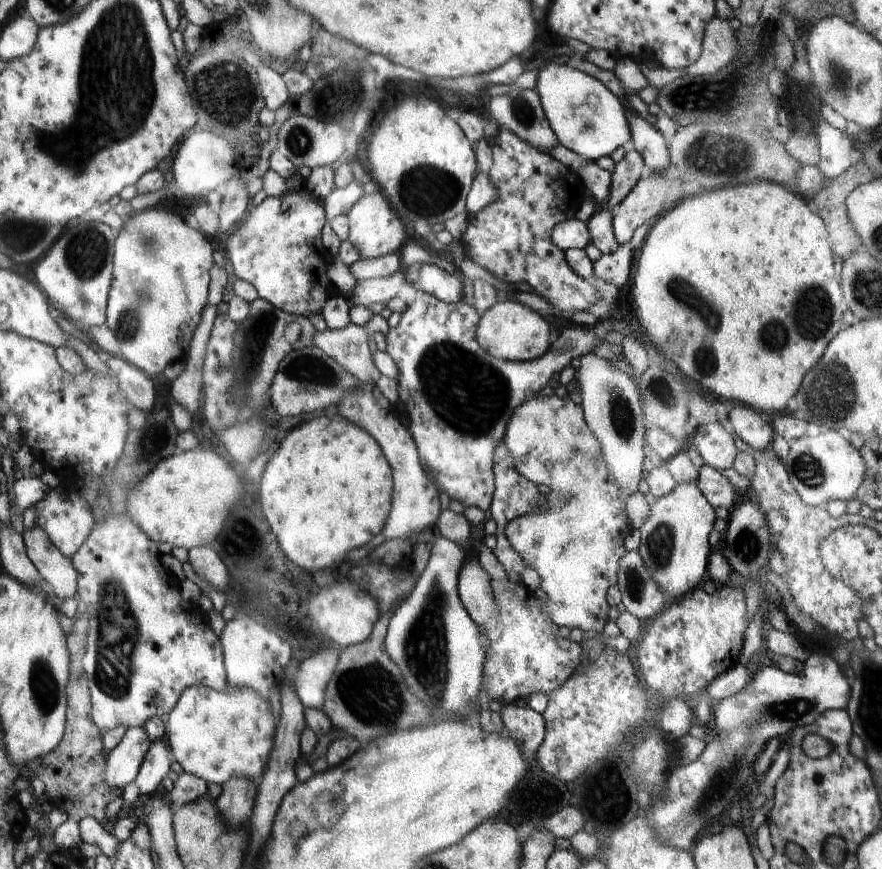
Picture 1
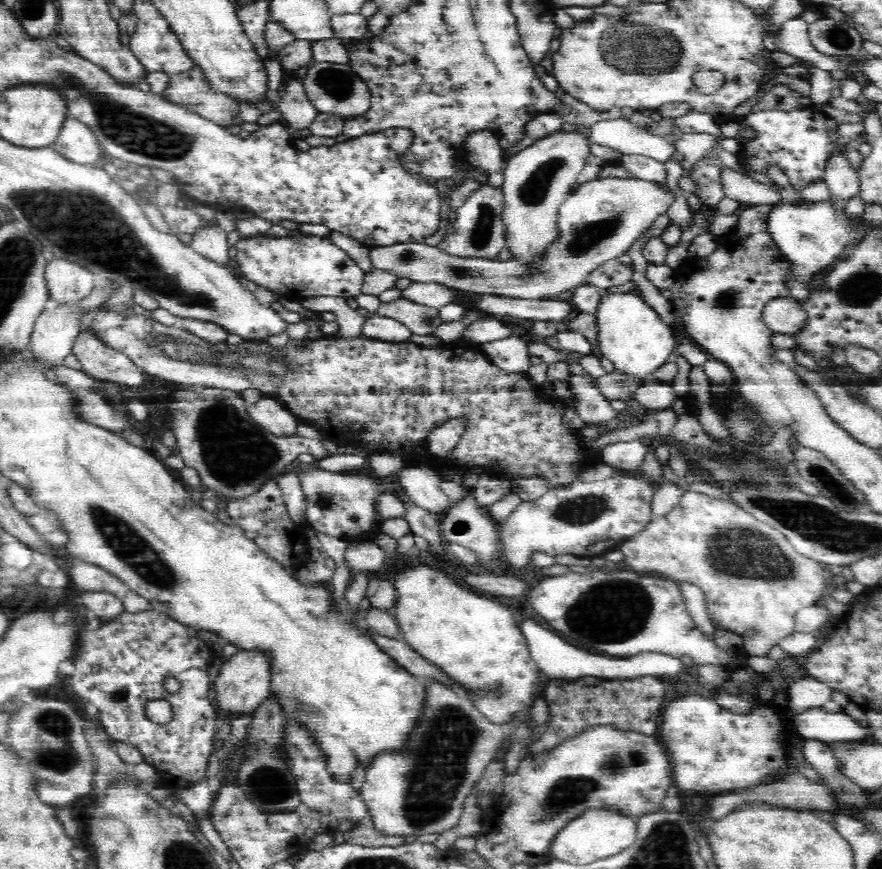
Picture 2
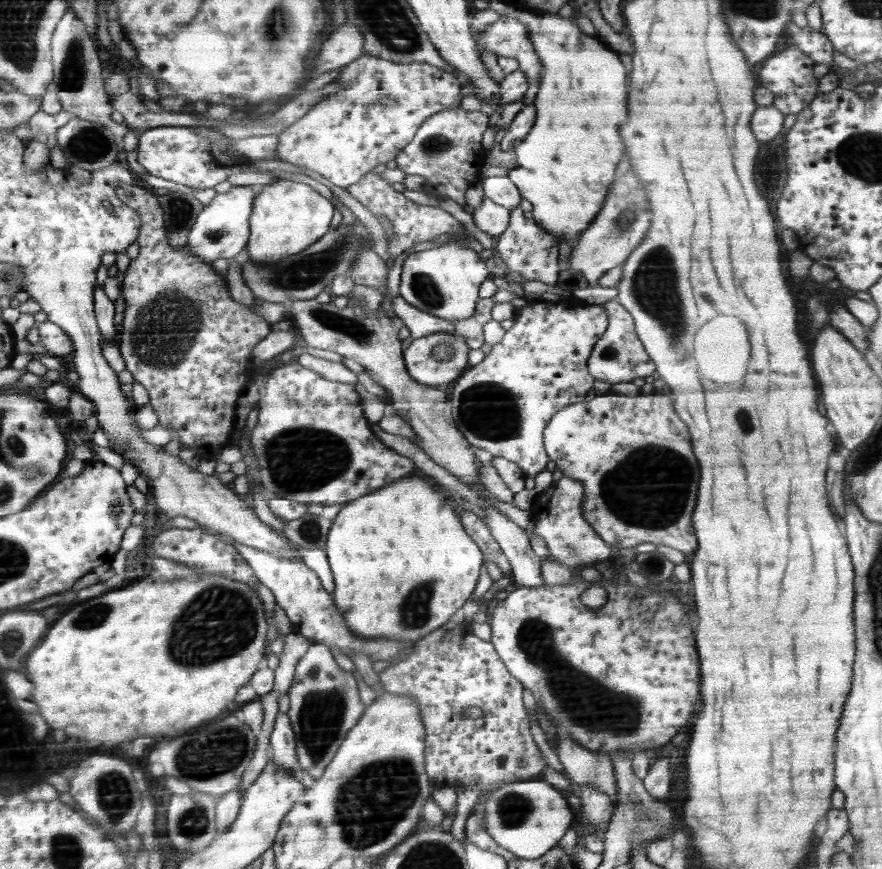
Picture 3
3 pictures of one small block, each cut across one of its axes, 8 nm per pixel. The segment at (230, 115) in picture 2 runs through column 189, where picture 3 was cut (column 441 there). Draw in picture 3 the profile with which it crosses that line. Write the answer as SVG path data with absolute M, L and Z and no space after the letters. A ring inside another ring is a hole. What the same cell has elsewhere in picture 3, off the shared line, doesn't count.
M362 54L350 61L334 82L343 84L344 90L326 96L324 101L317 103L303 118L282 131L277 156L293 165L318 172L342 188L358 182L375 166L395 160L413 141L418 127L426 119L438 112L459 108L463 96L460 94L463 86L460 86L458 78L443 72L442 68L420 62L398 64L370 54Z

